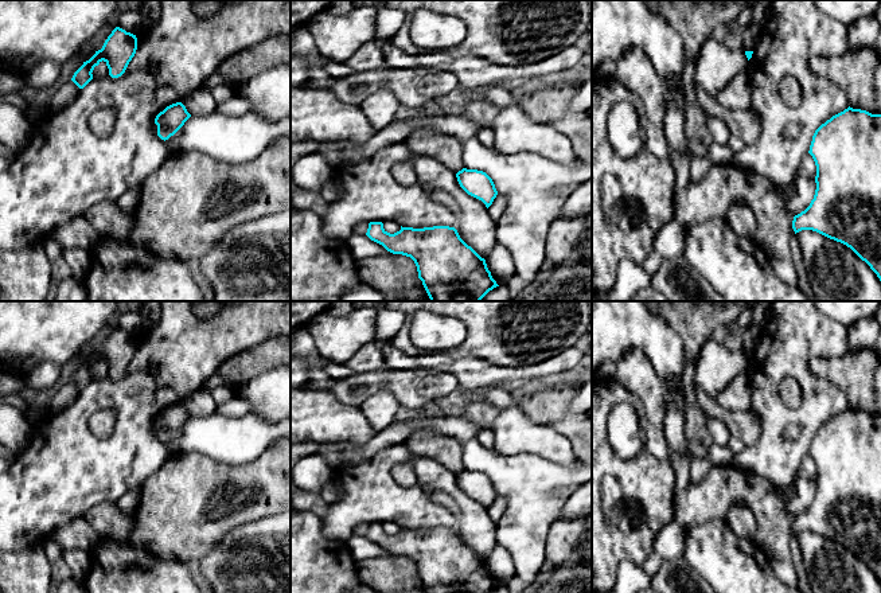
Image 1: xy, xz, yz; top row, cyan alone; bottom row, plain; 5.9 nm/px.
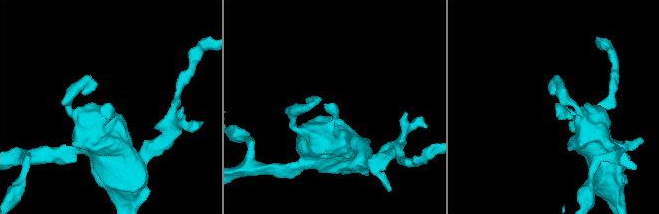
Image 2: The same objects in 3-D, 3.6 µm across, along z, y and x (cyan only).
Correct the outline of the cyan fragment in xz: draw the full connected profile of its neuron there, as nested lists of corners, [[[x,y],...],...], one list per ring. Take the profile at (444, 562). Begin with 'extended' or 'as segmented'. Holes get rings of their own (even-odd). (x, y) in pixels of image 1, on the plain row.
as segmented | [[[370,523],[366,537],[393,555],[410,558],[418,573],[418,580],[426,593],[490,593],[499,588],[482,559],[459,537],[455,528],[433,527],[424,530],[402,528],[390,535],[382,523]]]

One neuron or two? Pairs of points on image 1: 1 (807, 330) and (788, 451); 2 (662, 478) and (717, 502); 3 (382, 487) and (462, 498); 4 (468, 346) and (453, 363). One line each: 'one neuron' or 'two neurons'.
1: one neuron
2: two neurons
3: one neuron
4: two neurons

